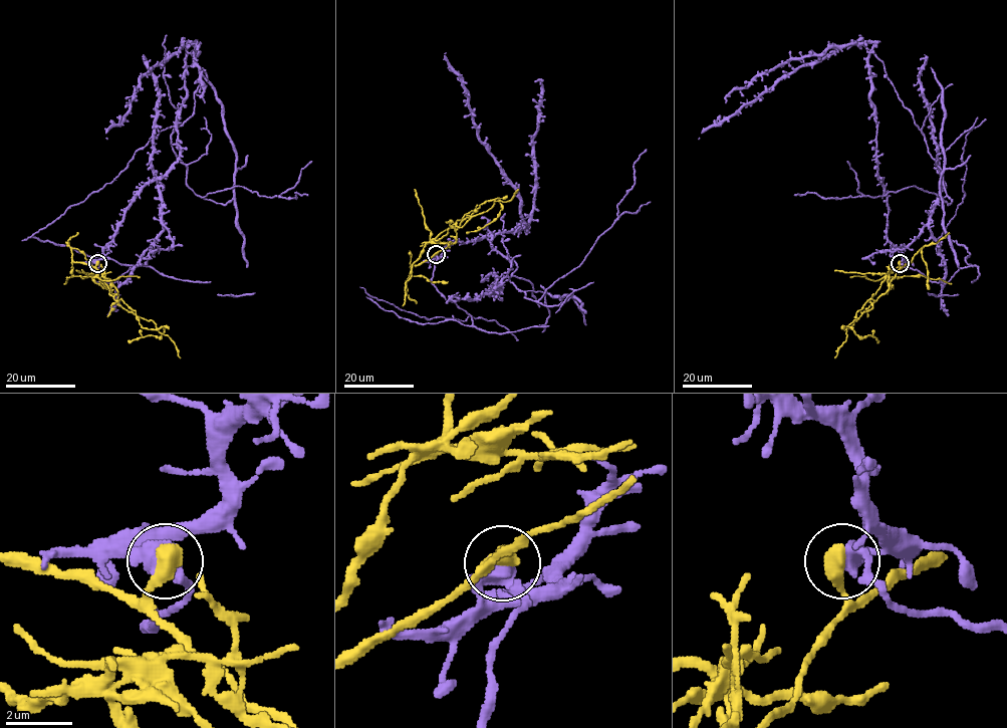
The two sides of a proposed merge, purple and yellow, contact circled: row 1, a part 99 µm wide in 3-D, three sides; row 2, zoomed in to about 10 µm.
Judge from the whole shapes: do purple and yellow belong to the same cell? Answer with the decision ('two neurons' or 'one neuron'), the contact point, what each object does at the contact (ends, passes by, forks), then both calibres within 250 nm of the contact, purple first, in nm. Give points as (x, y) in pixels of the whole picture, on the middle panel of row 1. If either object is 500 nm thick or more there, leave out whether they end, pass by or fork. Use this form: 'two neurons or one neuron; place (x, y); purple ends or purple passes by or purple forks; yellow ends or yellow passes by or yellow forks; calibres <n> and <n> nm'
two neurons; place (436, 254); calibres 460 and 600 nm

